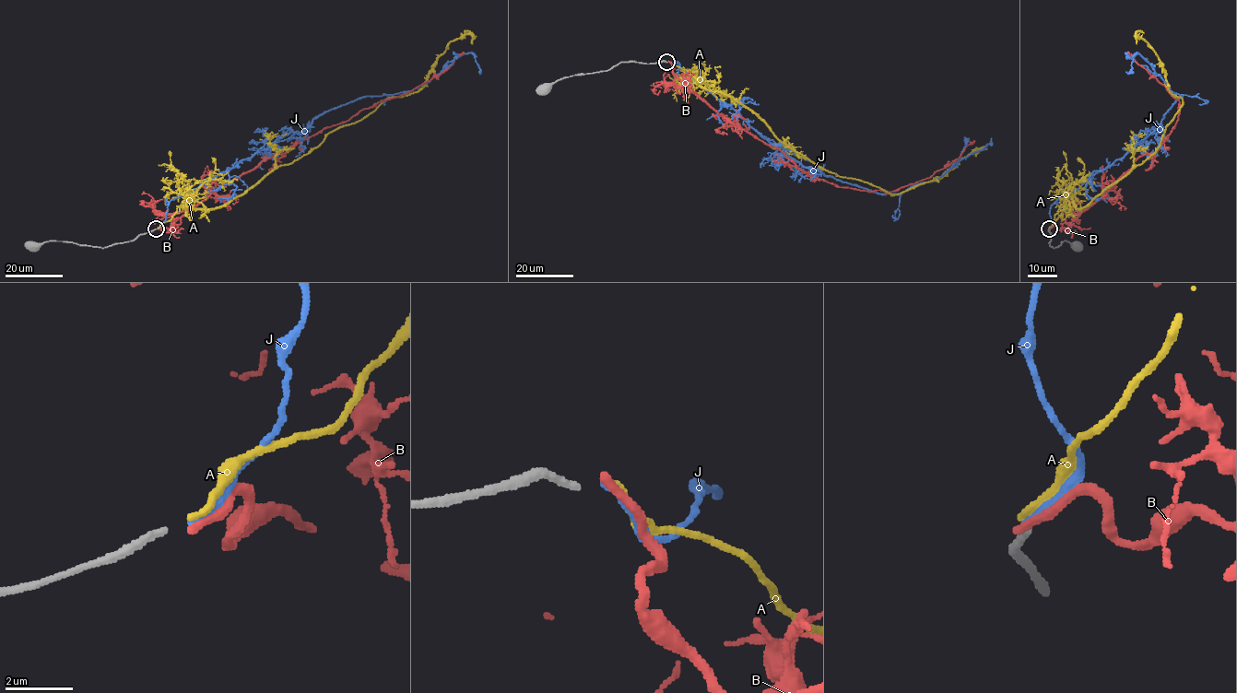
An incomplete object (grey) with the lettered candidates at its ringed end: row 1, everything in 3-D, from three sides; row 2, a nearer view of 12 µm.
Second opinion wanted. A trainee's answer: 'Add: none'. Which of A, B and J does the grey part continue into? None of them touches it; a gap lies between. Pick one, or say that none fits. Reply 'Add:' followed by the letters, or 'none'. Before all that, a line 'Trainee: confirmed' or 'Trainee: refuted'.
Trainee: confirmed
Add: none

